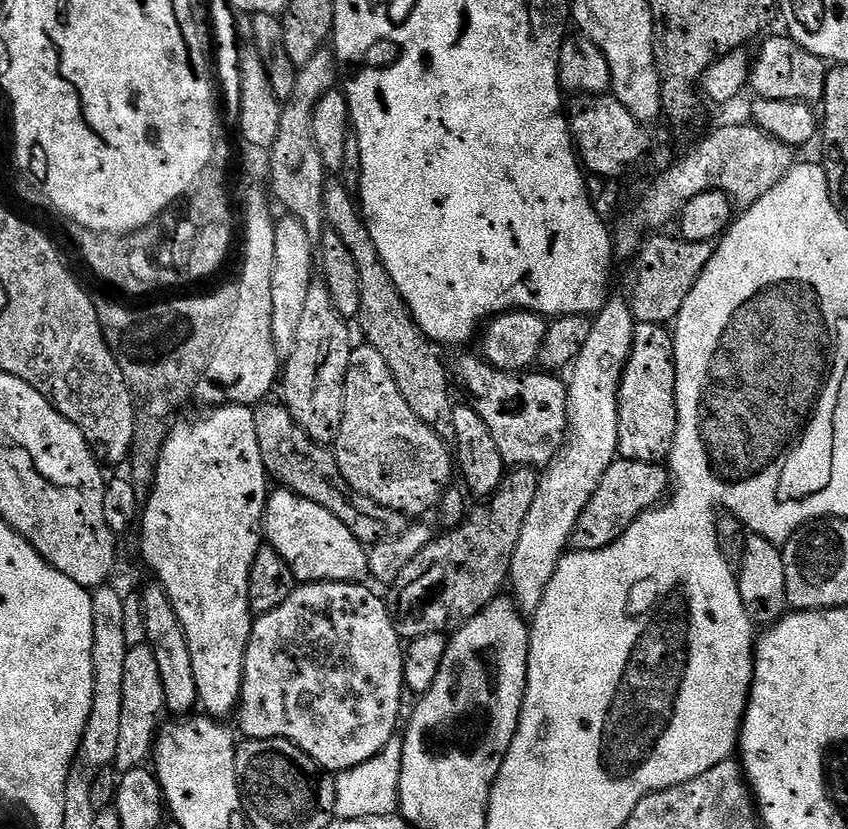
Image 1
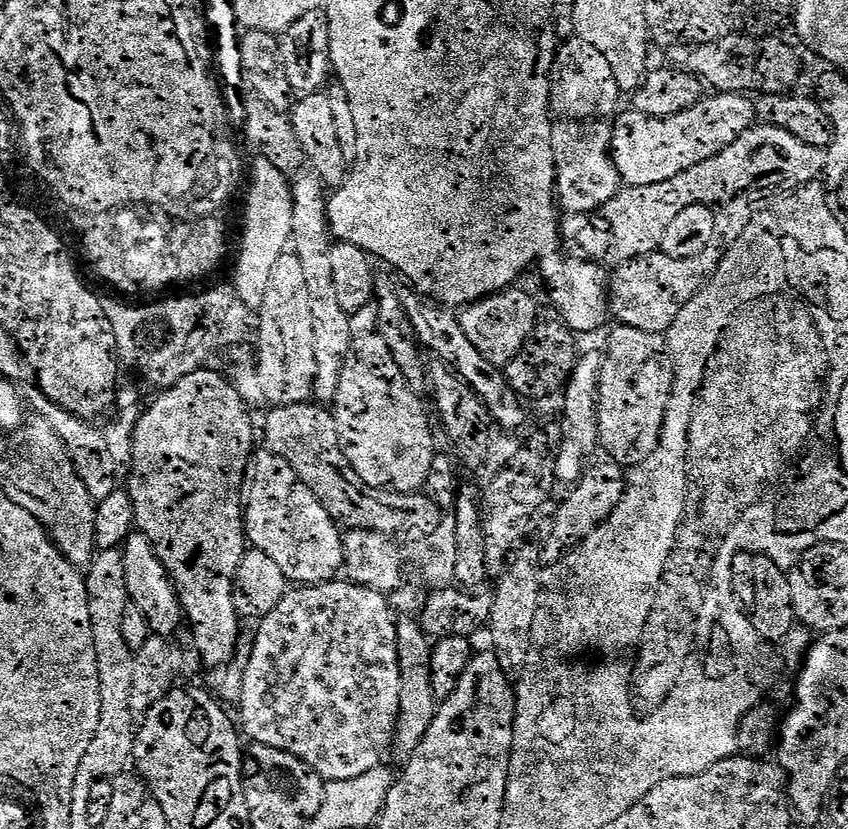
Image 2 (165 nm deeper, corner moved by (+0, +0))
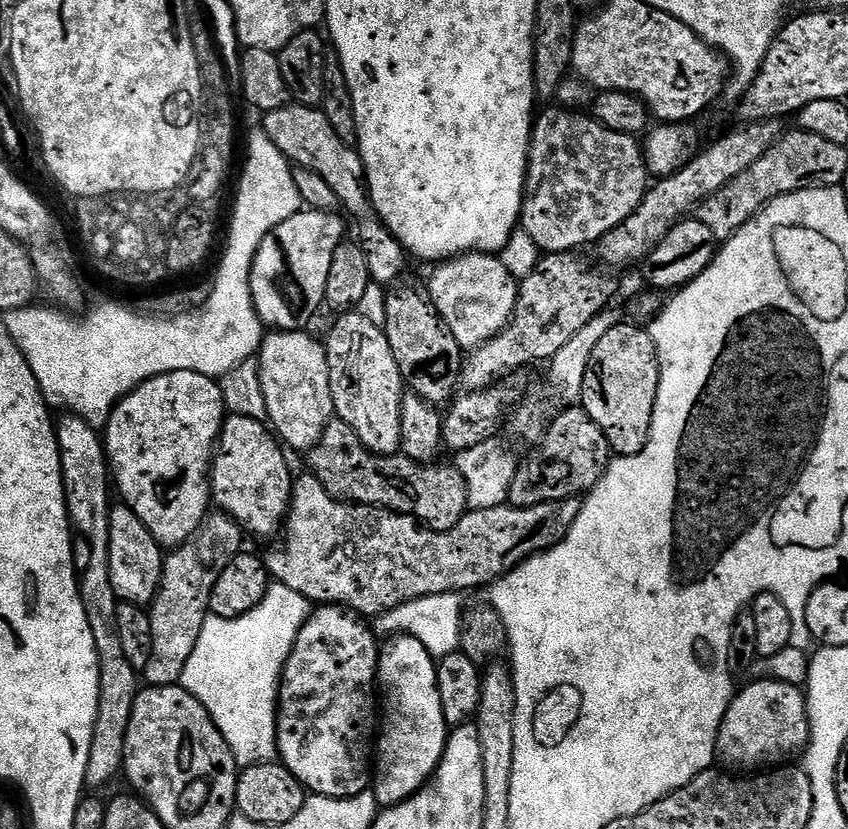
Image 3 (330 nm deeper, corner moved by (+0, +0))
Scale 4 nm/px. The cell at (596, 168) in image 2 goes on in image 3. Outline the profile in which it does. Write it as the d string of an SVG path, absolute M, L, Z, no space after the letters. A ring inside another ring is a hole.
M580 110L555 111L546 113L541 120L539 117L532 125L528 174L524 177L524 205L520 207L522 231L534 238L544 254L578 250L582 244L595 245L638 210L650 187L650 172L637 137L610 130Z

